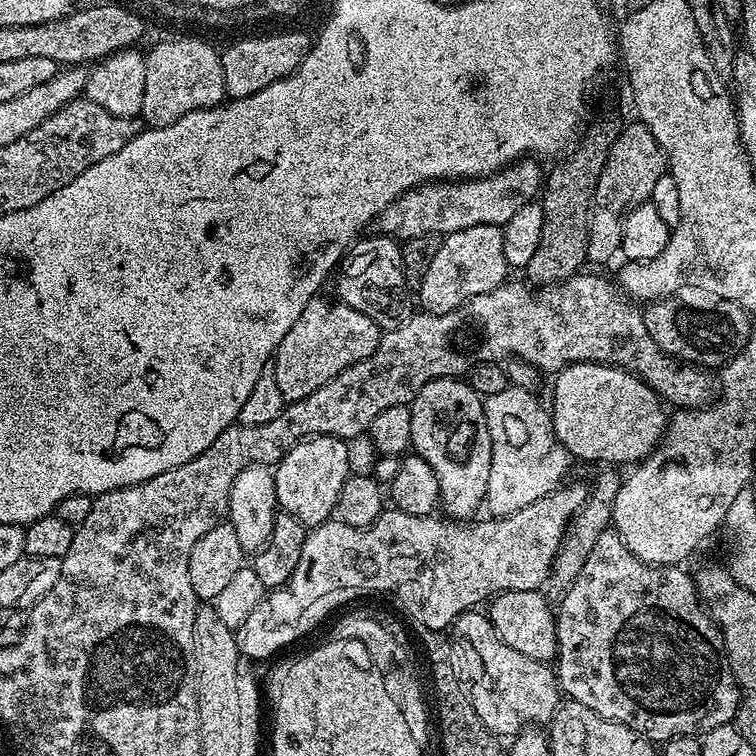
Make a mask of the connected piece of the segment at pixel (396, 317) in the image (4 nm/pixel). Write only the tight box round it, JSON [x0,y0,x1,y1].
[335,235,414,330]

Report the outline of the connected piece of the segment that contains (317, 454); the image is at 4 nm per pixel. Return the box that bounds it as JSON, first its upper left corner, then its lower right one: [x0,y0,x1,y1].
[274,436,352,530]

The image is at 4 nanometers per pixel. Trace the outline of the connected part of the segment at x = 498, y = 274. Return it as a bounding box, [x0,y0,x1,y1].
[418,224,510,314]

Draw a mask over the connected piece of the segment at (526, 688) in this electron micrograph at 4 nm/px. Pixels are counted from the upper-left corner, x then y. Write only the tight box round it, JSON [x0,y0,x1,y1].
[450,610,562,738]

